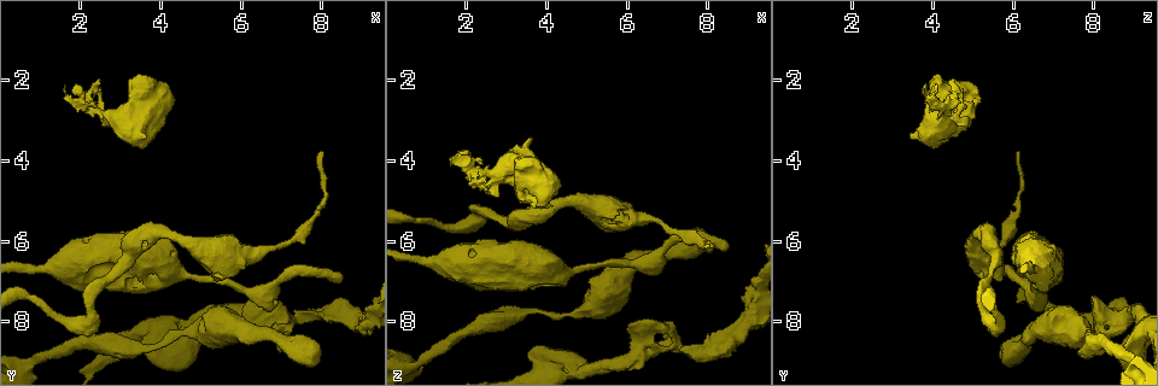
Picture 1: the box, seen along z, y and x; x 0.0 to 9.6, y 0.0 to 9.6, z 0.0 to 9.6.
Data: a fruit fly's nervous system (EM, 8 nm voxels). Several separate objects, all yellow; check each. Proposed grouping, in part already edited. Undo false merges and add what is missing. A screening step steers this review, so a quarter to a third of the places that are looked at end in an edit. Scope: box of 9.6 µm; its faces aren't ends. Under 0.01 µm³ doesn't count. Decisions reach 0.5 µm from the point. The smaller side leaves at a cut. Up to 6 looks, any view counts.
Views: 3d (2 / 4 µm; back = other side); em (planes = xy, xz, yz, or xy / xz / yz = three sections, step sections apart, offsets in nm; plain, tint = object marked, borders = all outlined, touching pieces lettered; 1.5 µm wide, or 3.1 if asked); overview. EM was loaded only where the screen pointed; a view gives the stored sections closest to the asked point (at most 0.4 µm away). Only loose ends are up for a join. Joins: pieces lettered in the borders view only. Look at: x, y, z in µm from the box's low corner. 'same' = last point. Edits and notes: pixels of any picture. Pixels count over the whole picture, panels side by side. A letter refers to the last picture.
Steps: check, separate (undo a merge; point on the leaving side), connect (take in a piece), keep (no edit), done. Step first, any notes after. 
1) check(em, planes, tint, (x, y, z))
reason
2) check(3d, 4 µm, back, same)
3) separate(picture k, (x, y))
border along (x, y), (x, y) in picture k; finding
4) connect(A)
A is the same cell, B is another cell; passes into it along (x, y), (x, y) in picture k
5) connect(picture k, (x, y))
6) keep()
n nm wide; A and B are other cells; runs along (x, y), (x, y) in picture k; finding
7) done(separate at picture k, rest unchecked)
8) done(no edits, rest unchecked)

check(em, planes, borders, (3.70, 6.95, 7.20))
stops while still wide

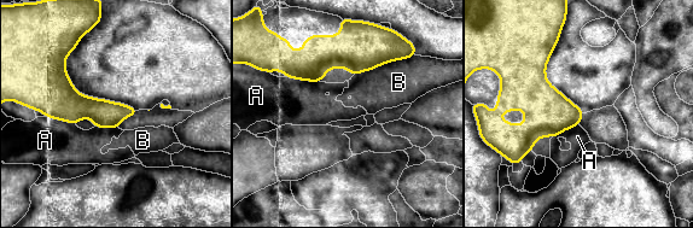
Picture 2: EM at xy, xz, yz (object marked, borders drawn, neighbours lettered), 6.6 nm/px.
keep()
B touches over 360 nm; A and B are other cells; no lettered piece goes on from it

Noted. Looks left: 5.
check(3d, 4 µm, (4.95, 8.75, 9.00))
free end

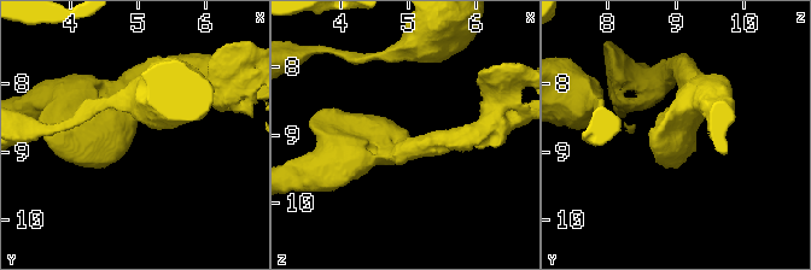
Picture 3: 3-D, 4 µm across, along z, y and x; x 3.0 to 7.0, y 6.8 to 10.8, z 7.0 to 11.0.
check(em, planes, borders, (4.90, 8.70, 9.00))
need the tissue

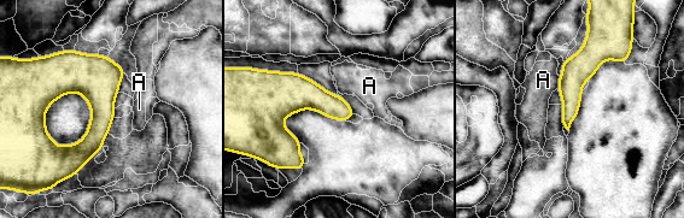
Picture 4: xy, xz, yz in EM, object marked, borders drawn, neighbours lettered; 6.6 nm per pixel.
keep()
A is another cell; none of them fits

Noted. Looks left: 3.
check(em, planes, borders, (7.85, 9.05, 6.00))
long arm stops here

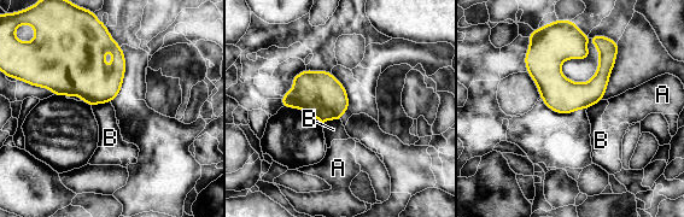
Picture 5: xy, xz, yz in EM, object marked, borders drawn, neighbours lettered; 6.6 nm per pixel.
keep()
A and B are other cells; border along (340, 119), (327, 119), (322, 125) in picture 5; none of them fits

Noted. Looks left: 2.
done(no edits, rest unchecked)

